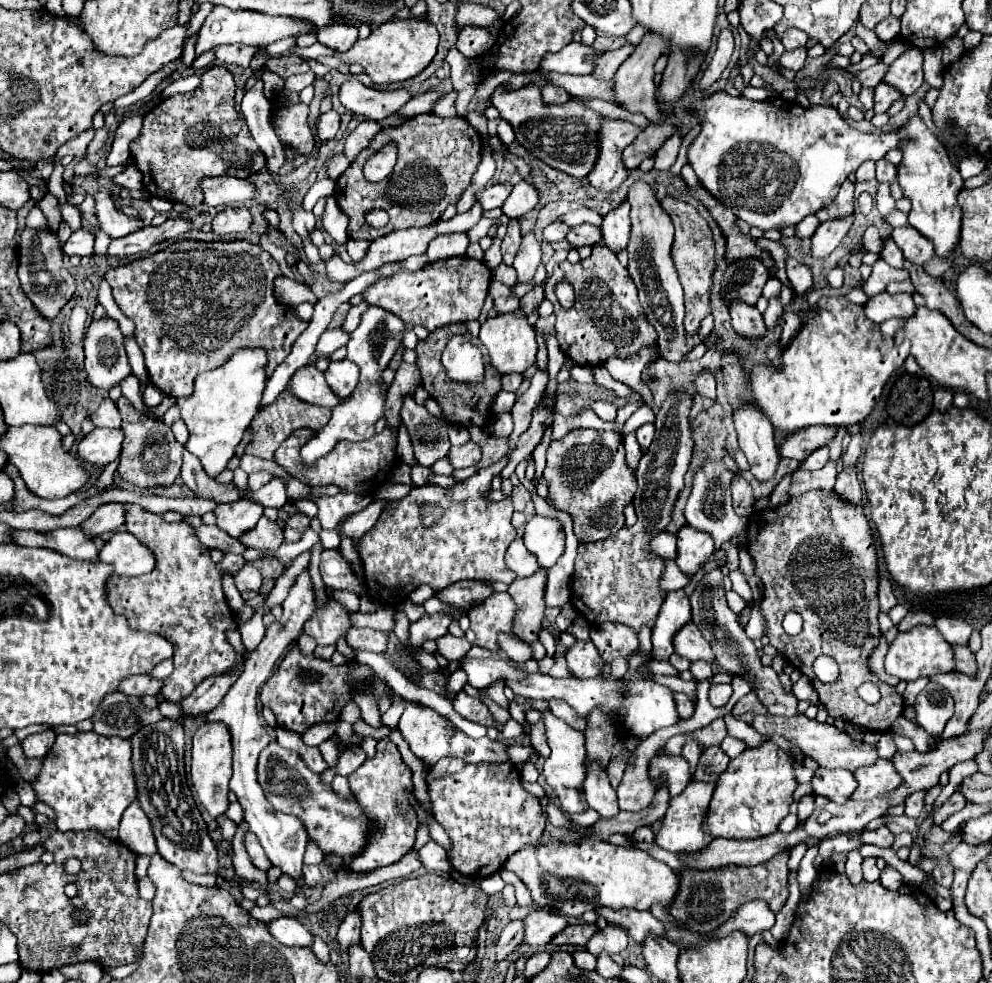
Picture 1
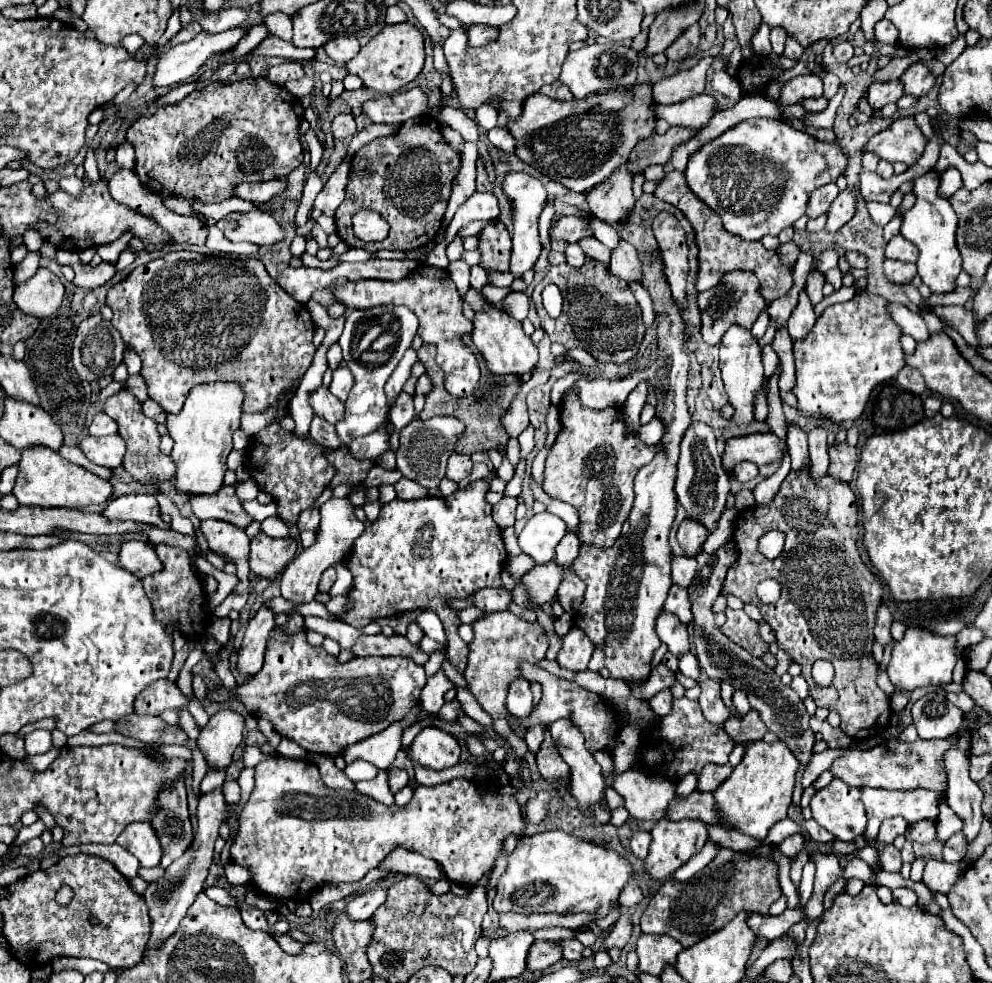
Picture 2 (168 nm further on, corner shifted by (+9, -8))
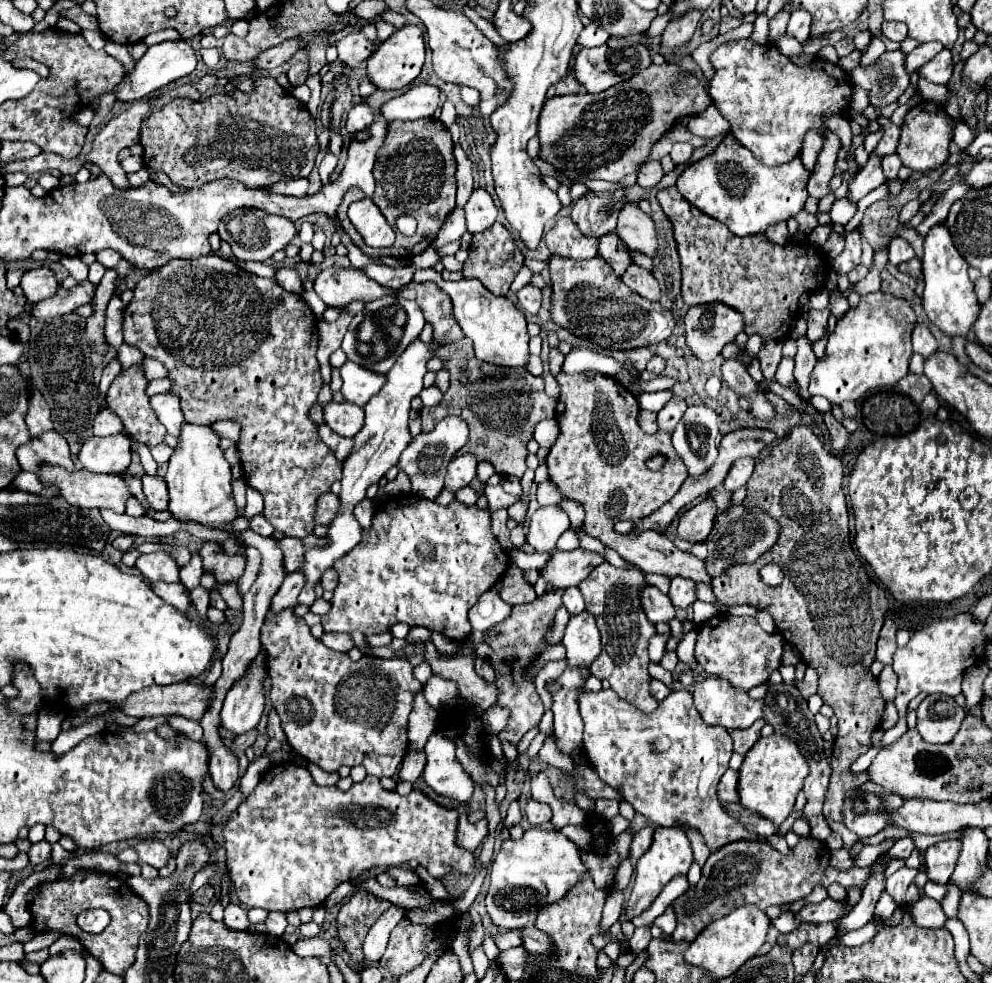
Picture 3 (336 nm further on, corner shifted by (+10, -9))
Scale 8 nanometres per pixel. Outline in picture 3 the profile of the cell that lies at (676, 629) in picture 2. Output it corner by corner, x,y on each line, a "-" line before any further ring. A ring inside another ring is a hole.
651,587
651,591
643,591
643,609
647,611
647,619
651,623
669,623
675,617
675,607
663,595
657,587

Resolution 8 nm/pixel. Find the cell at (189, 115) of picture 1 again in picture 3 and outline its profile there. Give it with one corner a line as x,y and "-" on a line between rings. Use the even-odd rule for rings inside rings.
269,75
257,77
253,81
251,93
235,89
231,95
213,95
203,101
175,97
171,103
155,109
141,123
139,141
147,169
163,171
173,183
185,185
189,189
217,179
233,179
245,187
267,187
283,179
307,177
319,149
319,141
315,137
315,121
311,119
305,103
287,93

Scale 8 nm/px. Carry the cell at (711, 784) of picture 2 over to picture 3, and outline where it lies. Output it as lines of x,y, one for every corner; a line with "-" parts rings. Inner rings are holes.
727,769
717,785
717,797
727,803
727,801
735,801
735,781
737,781
737,771
735,769

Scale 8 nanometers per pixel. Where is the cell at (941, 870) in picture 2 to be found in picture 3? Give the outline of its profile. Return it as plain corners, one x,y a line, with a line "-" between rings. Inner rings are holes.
927,881
927,885
923,887
923,893
935,901
941,901
945,897
945,885
935,883
935,881

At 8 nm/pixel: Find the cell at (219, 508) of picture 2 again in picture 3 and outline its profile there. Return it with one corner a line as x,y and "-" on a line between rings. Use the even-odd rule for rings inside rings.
259,513
259,515
255,515
255,517
249,517
249,529
251,531
255,531
255,533
259,533
261,537
271,537
273,535
273,527
271,527
271,523
263,517
263,513

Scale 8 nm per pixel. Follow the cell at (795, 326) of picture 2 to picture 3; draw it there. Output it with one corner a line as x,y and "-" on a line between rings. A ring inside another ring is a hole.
801,335
795,339
797,343
797,355
795,355
795,379
799,383
799,393
803,395
803,399
809,399
811,395
807,395
807,383
809,383
809,375
817,363
817,357
813,353
813,347
807,339
807,335

